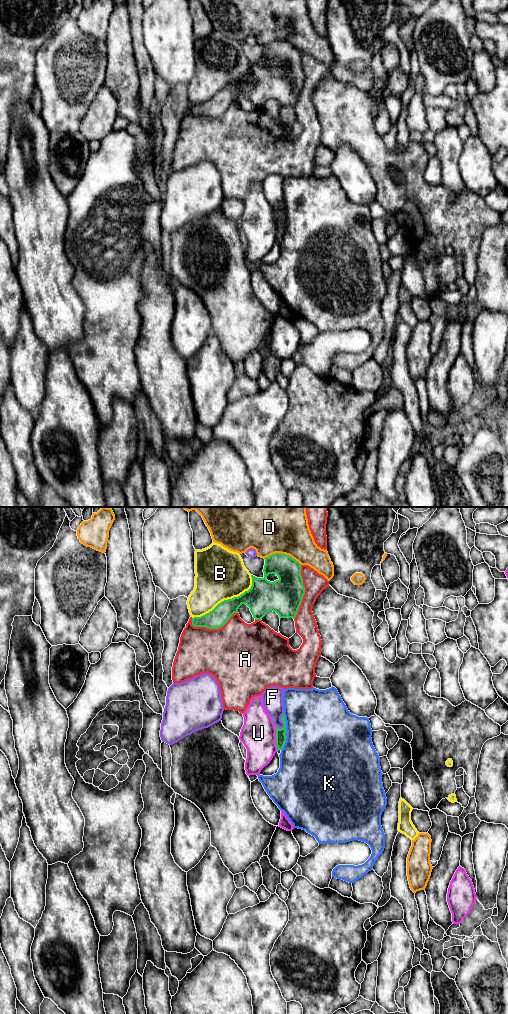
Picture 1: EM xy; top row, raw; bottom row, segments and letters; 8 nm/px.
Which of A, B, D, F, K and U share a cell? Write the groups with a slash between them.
A / B / D / F / K / U

